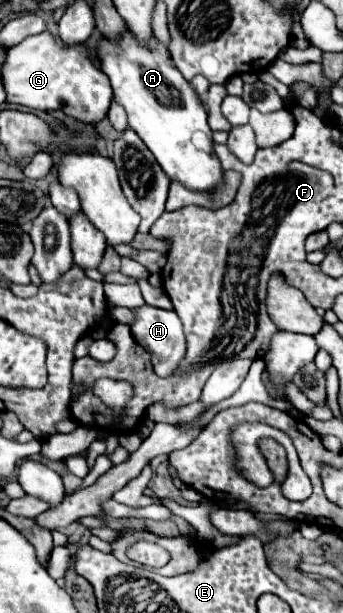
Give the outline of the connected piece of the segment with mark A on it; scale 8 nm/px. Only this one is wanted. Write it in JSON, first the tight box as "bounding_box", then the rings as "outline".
{"bounding_box":[96,33,224,193],"outline":[[[130,33],[118,43],[104,39],[96,49],[102,61],[102,71],[112,81],[114,97],[128,113],[128,125],[148,145],[170,181],[200,193],[220,187],[224,183],[224,169],[214,155],[212,129],[206,121],[206,109],[192,85],[170,63],[168,47],[154,39],[150,41],[150,51],[142,49]]]}

